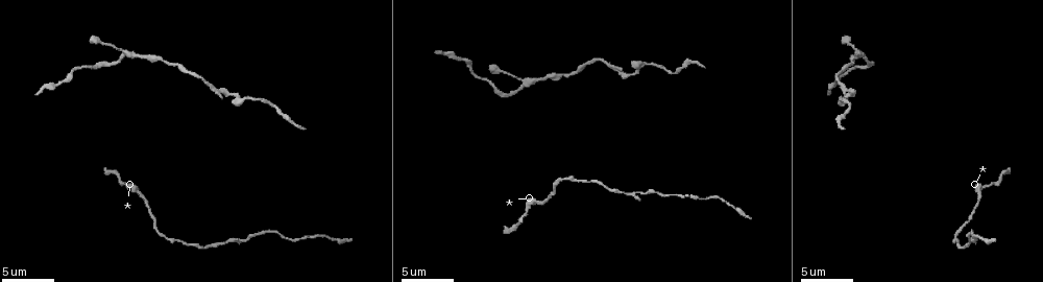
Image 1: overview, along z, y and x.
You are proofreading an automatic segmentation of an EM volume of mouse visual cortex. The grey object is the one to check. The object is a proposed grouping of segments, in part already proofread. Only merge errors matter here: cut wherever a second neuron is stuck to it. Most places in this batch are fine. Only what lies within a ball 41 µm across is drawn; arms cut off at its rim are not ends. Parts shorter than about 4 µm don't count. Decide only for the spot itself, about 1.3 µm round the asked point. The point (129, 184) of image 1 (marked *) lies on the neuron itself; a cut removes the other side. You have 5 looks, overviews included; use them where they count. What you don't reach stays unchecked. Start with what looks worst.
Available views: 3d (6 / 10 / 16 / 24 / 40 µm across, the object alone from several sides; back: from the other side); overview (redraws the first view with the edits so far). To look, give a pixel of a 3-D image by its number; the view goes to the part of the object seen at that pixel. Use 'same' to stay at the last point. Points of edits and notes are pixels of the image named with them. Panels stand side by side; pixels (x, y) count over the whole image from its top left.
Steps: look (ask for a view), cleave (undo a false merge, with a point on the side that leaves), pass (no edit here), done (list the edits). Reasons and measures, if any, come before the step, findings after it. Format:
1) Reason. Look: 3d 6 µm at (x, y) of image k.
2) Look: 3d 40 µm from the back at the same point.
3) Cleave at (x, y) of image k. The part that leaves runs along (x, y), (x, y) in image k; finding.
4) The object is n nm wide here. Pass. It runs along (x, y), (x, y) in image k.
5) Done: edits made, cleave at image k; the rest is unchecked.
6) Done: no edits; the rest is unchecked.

Look: 3d 10 µm at (109, 65) of image 1.

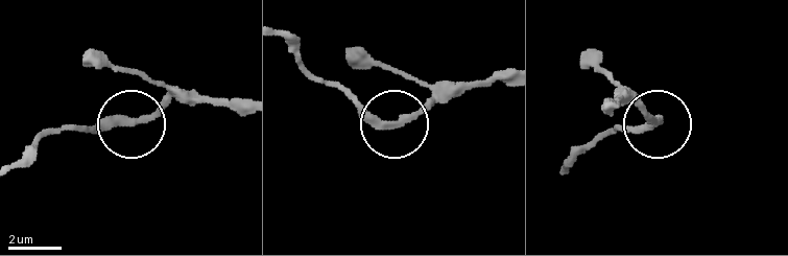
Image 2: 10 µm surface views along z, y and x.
Pass. One neuron here.

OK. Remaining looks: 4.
Look: 3d 16 µm at (241, 242) of image 1.

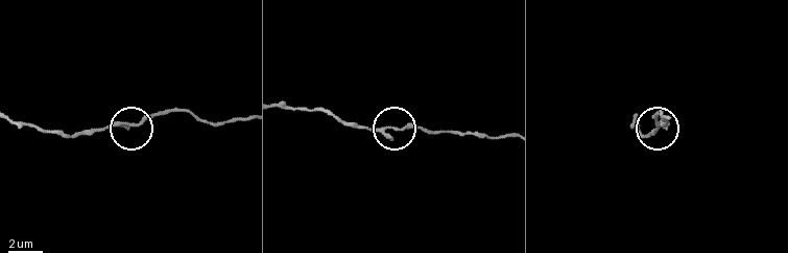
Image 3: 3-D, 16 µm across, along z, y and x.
Look: 3d 16 µm from the back at (657, 126) of image 3.

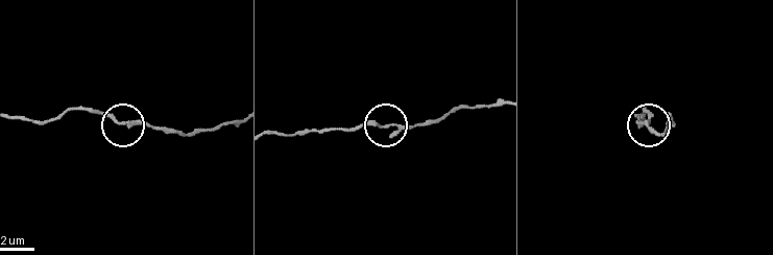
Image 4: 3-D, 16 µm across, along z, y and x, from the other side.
Pass. It runs along (237, 121), (187, 134), (119, 124), (86, 109), (70, 109) in image 4; continuous, no second neuron.

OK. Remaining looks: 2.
Thin neck. Look: 3d 10 µm at (852, 95) of image 1.

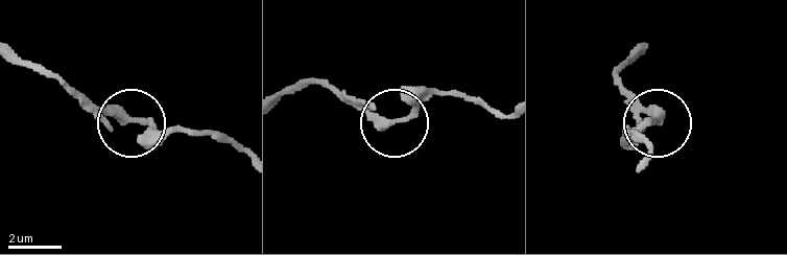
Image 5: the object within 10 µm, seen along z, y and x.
Pass. Continuous, no second neuron.

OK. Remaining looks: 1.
Done: no edits; the rest is unchecked.

